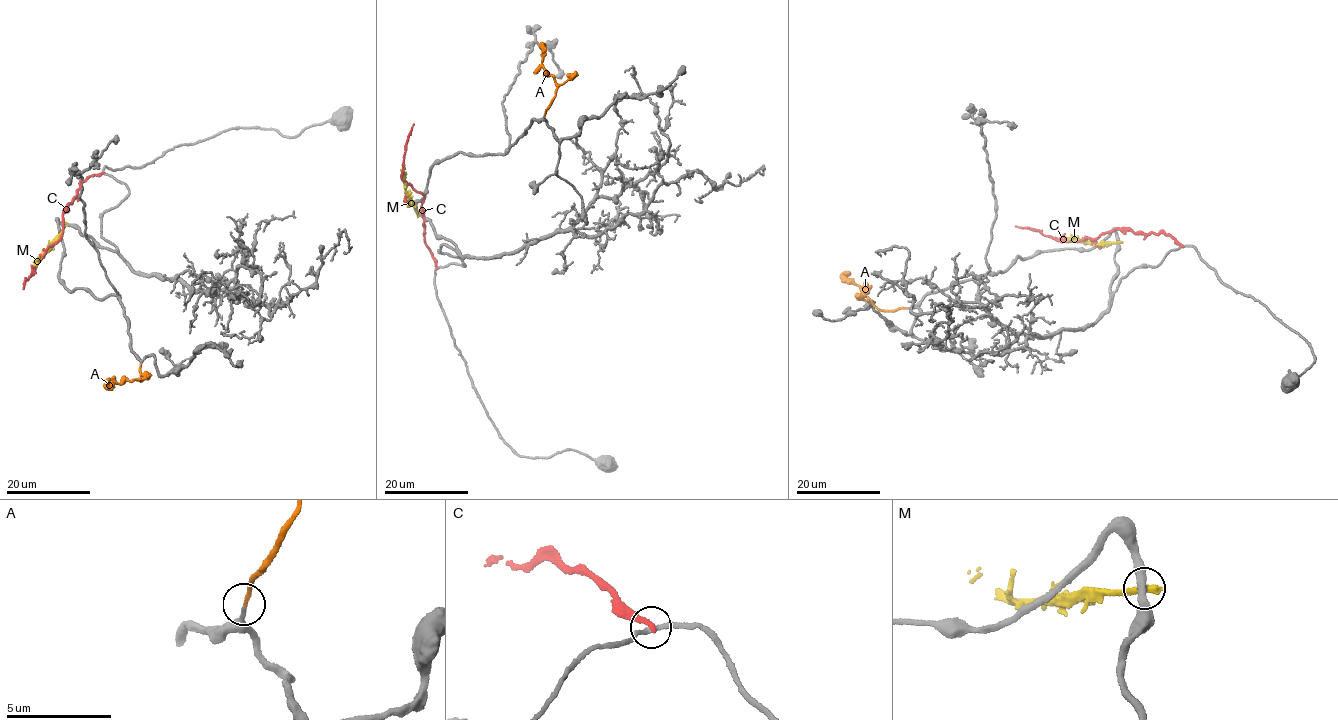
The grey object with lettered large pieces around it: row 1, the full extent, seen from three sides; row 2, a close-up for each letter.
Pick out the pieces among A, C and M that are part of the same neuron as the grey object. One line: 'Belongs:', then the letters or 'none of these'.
Belongs: A

